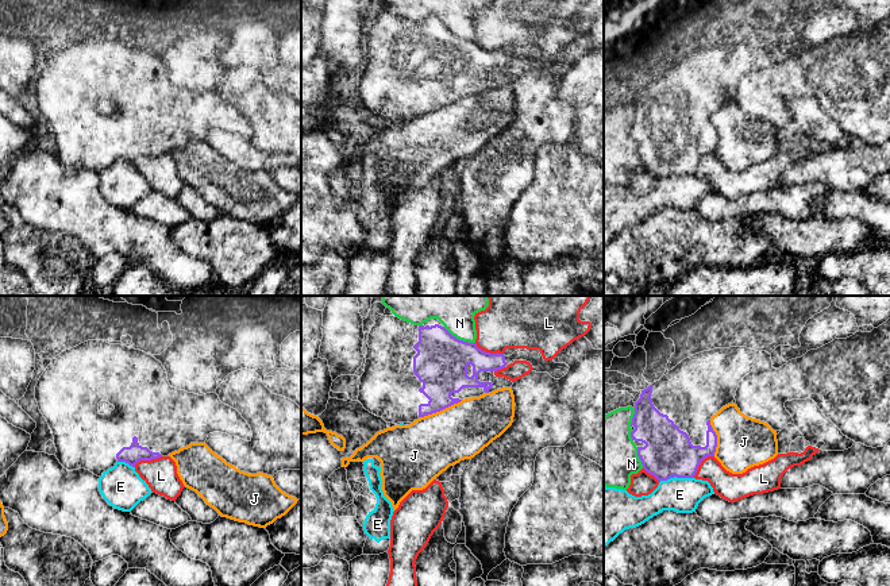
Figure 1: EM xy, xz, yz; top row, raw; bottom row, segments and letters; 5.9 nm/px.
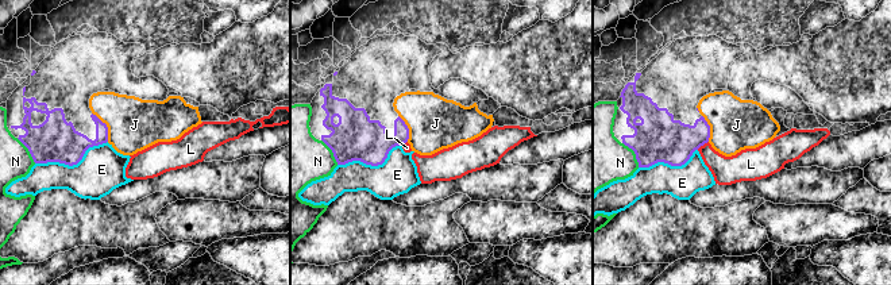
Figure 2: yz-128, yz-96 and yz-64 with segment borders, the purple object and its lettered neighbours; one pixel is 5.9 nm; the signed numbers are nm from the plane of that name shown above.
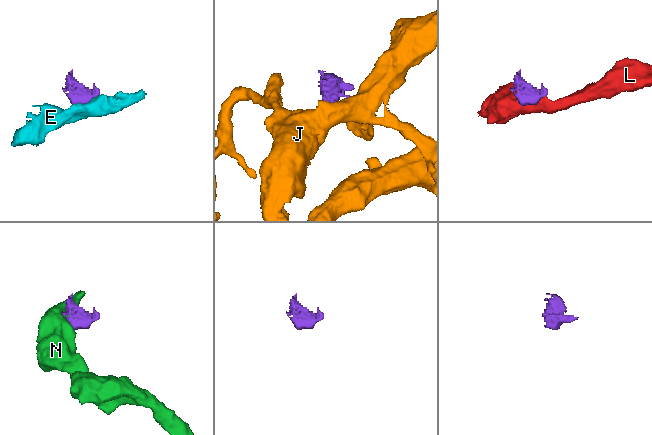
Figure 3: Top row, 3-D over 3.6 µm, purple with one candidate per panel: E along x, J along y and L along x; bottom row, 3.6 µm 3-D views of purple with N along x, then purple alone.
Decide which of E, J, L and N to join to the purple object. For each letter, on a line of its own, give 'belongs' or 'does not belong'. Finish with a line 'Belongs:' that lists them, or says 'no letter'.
E: does not belong
J: does not belong
L: does not belong
N: does not belong
Belongs: no letter

